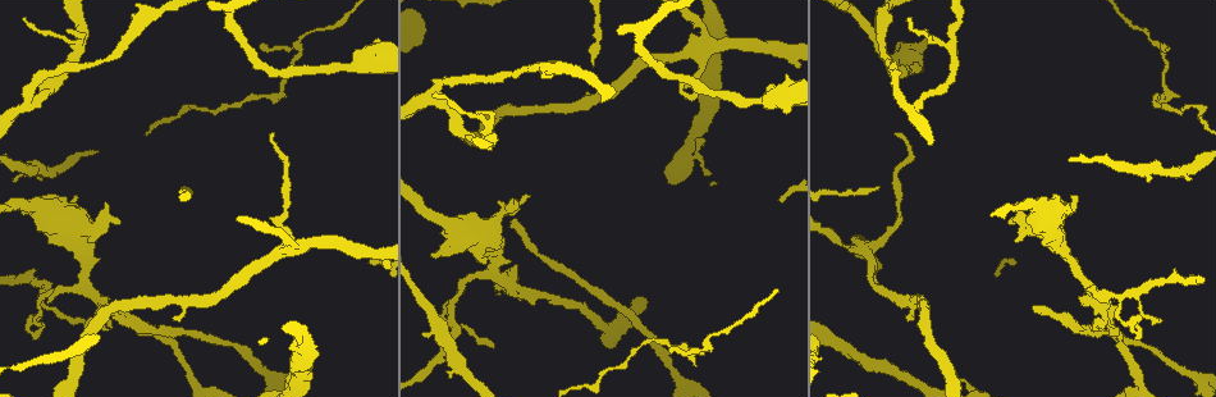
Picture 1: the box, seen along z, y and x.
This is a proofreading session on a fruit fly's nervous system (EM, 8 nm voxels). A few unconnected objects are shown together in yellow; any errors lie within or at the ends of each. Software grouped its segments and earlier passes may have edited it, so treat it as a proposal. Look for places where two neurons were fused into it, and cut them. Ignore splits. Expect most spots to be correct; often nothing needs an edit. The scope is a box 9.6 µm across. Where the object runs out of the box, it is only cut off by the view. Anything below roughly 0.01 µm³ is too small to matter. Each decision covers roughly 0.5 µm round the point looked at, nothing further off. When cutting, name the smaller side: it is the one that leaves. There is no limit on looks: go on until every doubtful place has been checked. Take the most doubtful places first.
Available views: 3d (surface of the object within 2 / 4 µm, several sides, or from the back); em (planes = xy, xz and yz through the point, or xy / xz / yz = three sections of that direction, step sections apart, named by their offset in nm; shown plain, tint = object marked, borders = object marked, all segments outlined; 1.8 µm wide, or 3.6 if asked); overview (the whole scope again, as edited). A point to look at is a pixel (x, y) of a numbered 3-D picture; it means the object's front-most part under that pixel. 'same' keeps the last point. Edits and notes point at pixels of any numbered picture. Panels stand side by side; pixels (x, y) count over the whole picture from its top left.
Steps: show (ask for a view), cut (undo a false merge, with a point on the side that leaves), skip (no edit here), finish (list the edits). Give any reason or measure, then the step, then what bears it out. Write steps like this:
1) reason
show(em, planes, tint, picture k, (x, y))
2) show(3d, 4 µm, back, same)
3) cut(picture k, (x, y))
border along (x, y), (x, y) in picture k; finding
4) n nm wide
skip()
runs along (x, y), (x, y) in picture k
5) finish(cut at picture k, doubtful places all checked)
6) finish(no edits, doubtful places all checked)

branch point
show(3d, 2 µm, picture 1, (516, 286))

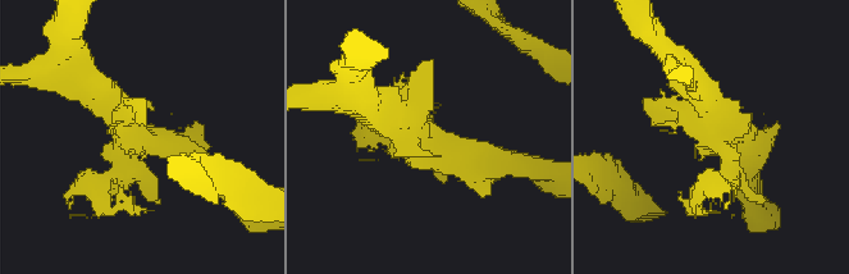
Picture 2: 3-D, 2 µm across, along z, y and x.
show(em, xz, step 8, tint, picture 2, (423, 142))

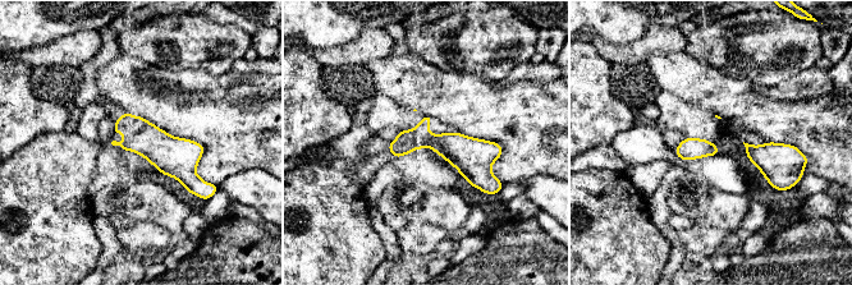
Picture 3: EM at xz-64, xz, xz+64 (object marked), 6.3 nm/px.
show(em, planes, tint, same)

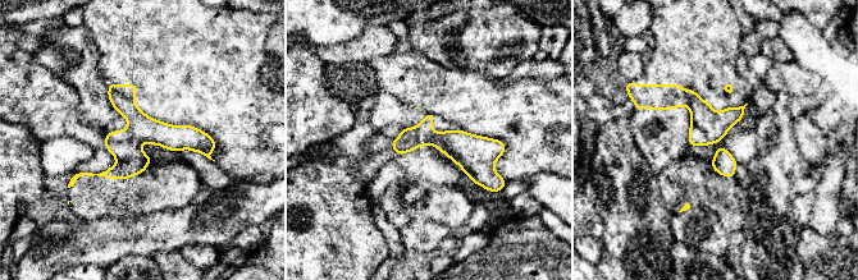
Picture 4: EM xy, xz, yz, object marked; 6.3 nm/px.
skip()
runs along (112, 87), (150, 131), (211, 146) in picture 4; one neuron here

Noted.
looks like a crossing
show(em, 3.6 µm, planes, plain, picture 1, (1052, 209))

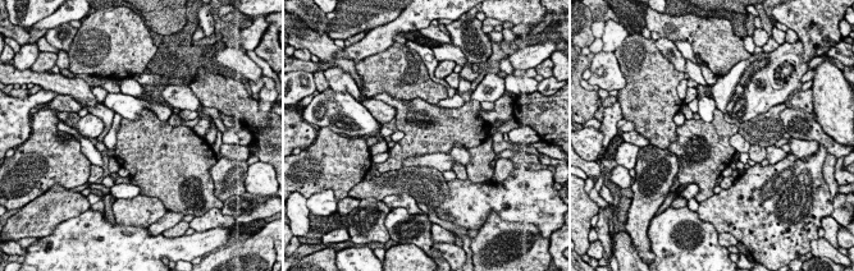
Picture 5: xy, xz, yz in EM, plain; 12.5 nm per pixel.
show(em, 3.6 µm, planes, tint, same)

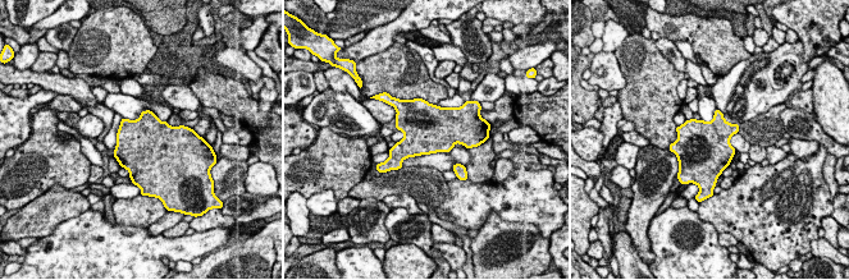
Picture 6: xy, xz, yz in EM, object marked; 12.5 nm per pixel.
600 nm wide
skip()
all the same neuron

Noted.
sharp bend
show(3d, 2 µm, back, picture 1, (277, 97))

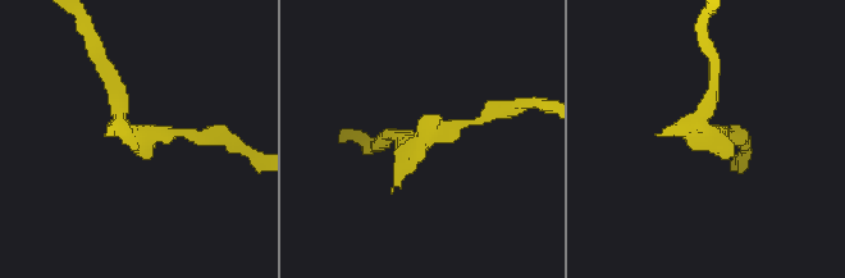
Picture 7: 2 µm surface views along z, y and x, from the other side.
now the EM
show(em, planes, tint, picture 7, (421, 136))

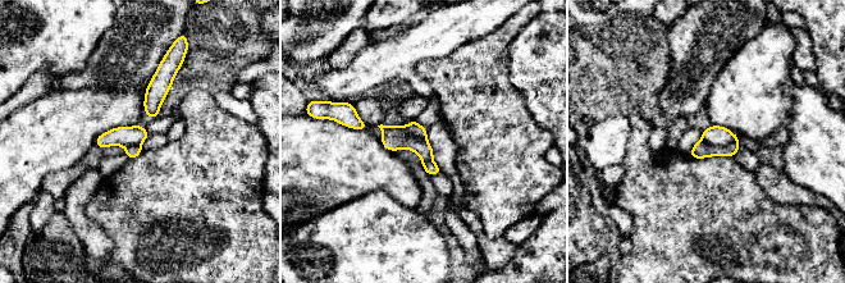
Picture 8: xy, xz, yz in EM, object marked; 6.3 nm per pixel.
cut(picture 8, (700, 150))
border along (735, 136), (715, 147), (702, 140) in picture 8; a second neuron is stuck on

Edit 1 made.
finish(cut at picture 8, doubtful places all checked)

